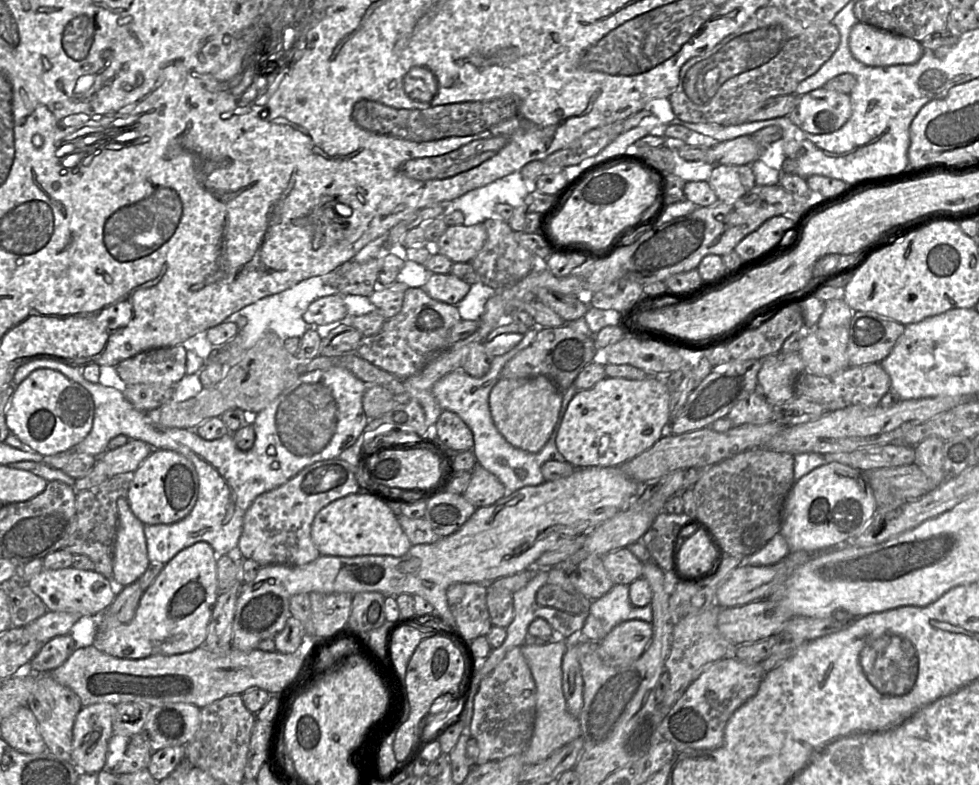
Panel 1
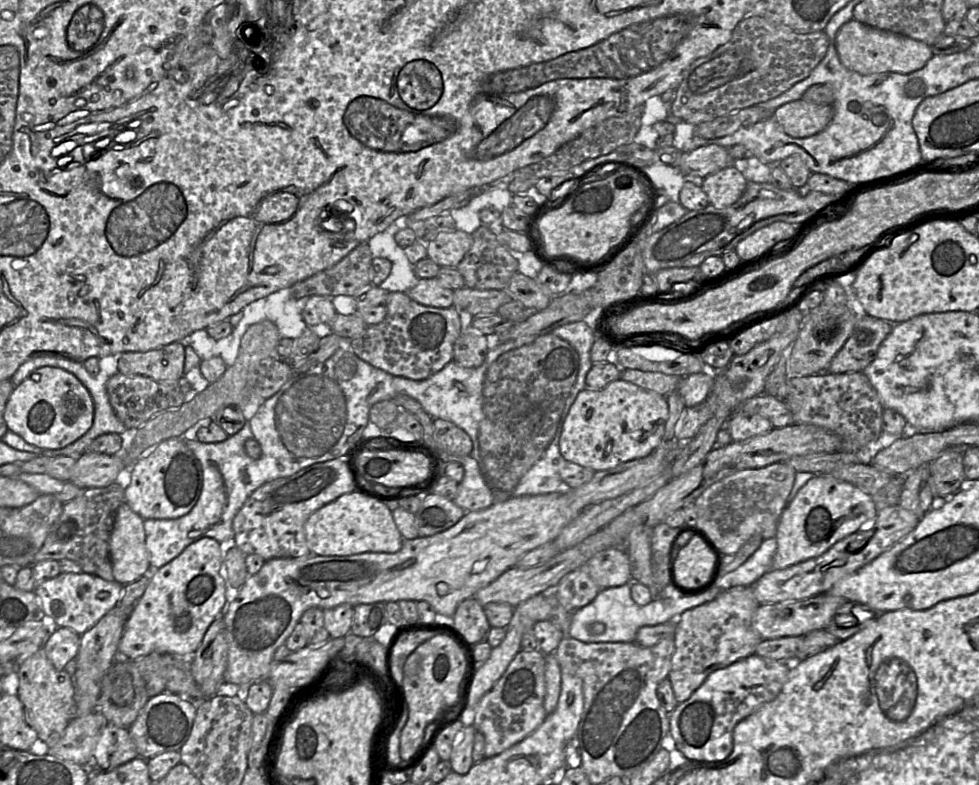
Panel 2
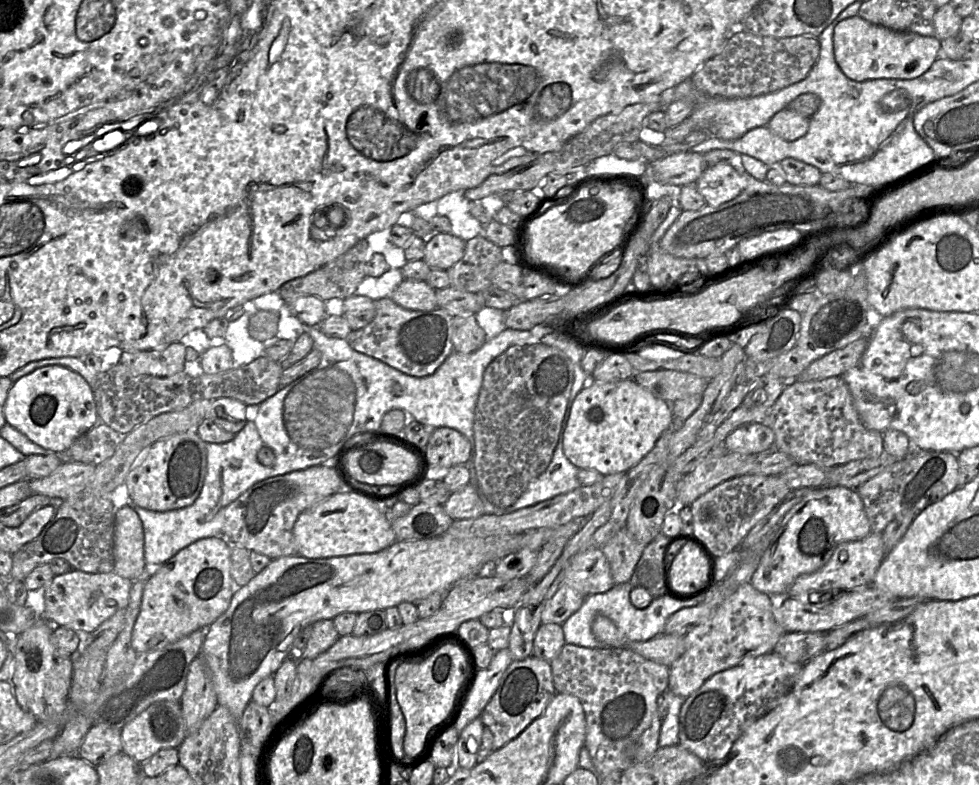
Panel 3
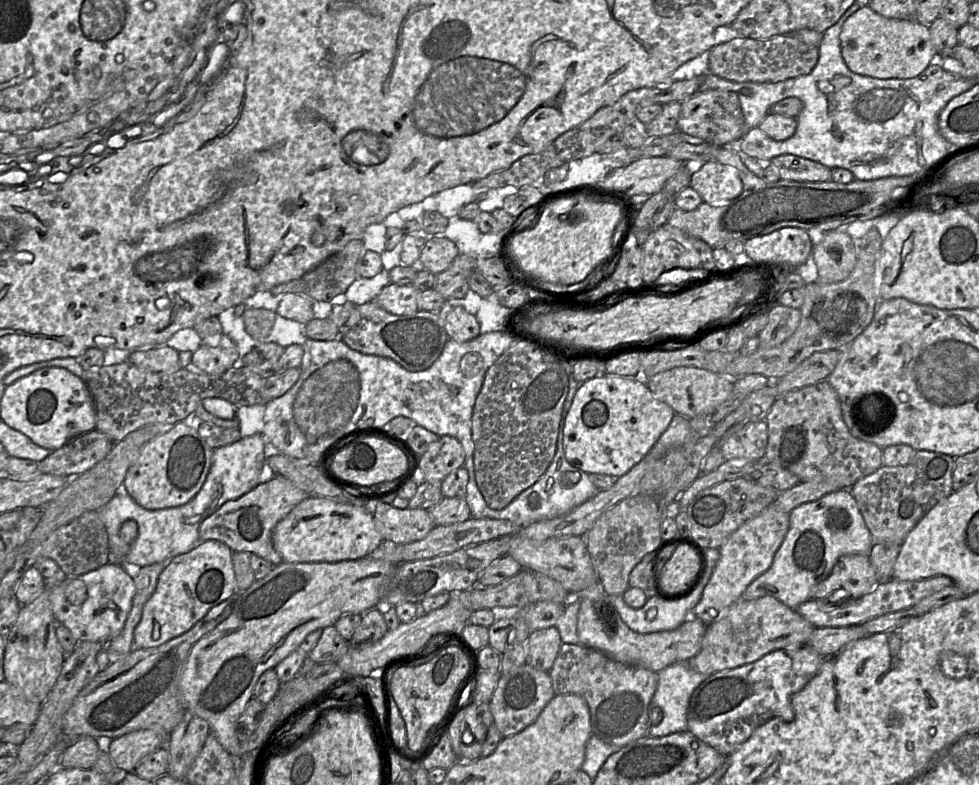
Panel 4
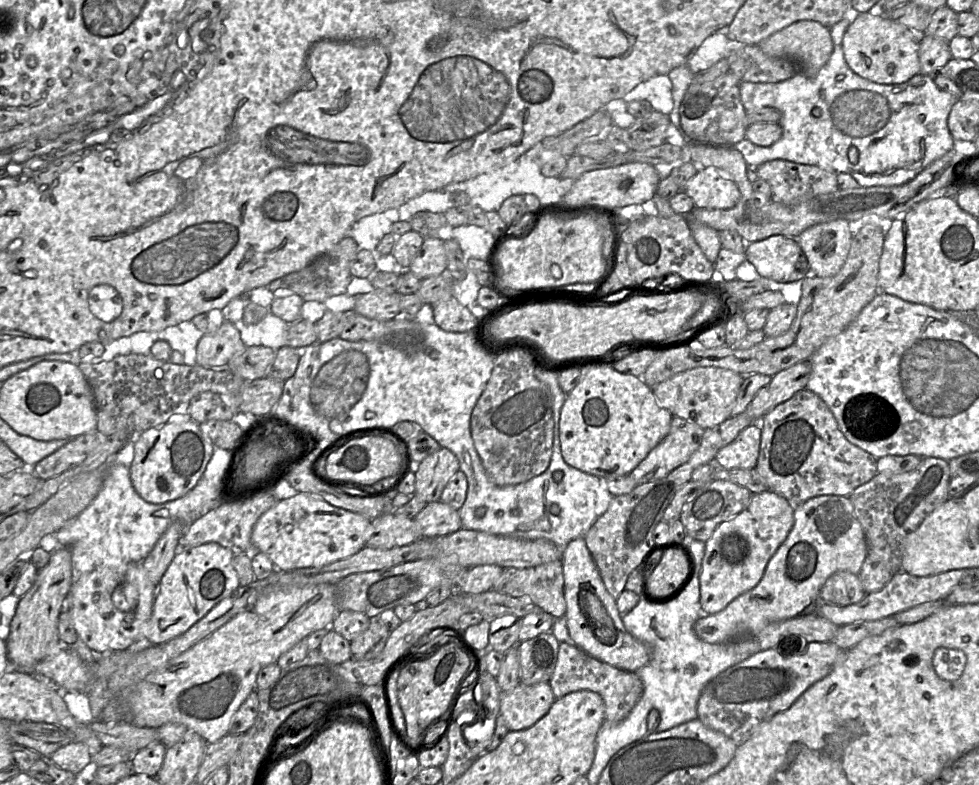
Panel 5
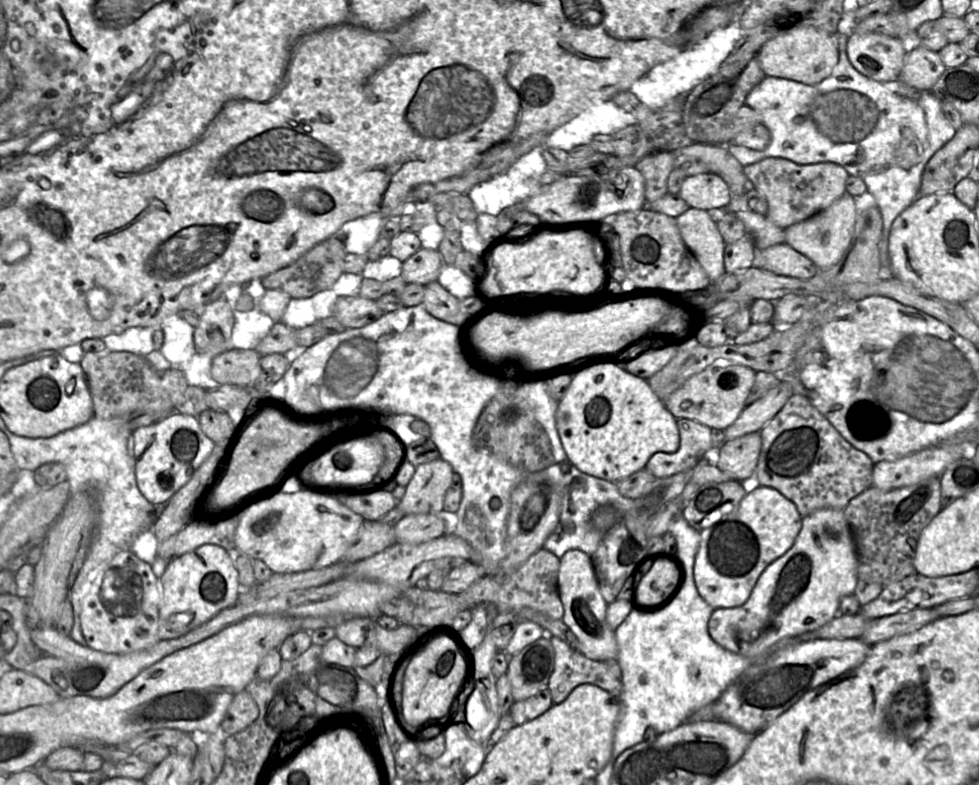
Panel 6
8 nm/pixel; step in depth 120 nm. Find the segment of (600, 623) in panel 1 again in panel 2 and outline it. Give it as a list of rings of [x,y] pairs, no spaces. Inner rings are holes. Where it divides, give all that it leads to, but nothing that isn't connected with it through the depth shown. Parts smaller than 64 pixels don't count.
[[[630,583],[620,587],[601,589],[591,603],[572,613],[566,636],[585,643],[635,642],[637,631],[641,627],[675,622],[684,611],[713,600],[720,592],[722,592],[721,588],[716,586],[698,596],[679,598],[672,595],[671,597],[654,598],[649,604],[639,606],[631,597]],[[593,622],[603,623],[606,627],[605,631],[601,634],[590,633],[589,626]]]

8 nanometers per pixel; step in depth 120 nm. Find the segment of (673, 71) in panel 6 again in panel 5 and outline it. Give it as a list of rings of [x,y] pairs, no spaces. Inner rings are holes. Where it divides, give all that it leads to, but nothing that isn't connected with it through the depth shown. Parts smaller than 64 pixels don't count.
[[[720,30],[707,37],[685,65],[696,75],[710,68],[722,58],[727,58],[731,51],[743,45],[746,44],[731,39],[727,31]],[[668,74],[652,77],[636,86],[623,99],[626,103],[632,100],[647,100],[654,111],[669,115],[673,109],[672,82]]]

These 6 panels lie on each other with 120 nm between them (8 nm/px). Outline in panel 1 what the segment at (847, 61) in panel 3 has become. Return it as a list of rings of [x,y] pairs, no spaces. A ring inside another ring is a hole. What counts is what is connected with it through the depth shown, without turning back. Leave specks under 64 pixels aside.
[[[859,21],[851,29],[849,47],[852,55],[867,66],[914,64],[924,53],[921,43],[913,38]]]

